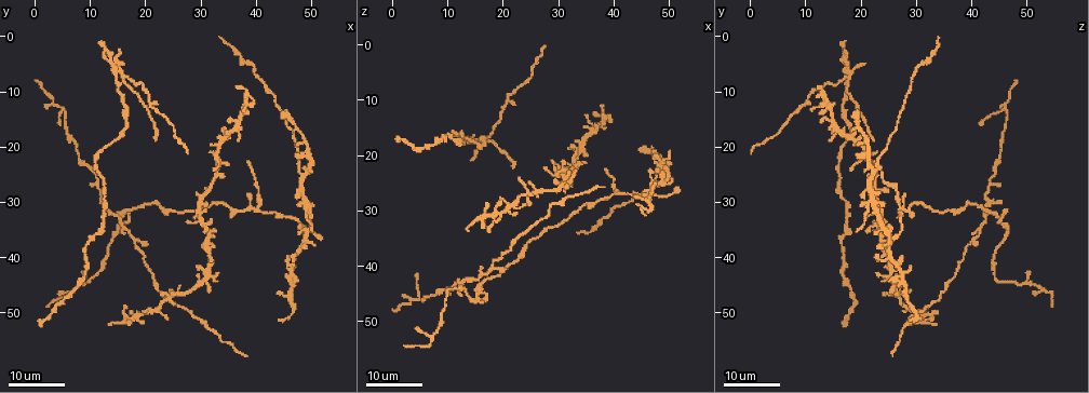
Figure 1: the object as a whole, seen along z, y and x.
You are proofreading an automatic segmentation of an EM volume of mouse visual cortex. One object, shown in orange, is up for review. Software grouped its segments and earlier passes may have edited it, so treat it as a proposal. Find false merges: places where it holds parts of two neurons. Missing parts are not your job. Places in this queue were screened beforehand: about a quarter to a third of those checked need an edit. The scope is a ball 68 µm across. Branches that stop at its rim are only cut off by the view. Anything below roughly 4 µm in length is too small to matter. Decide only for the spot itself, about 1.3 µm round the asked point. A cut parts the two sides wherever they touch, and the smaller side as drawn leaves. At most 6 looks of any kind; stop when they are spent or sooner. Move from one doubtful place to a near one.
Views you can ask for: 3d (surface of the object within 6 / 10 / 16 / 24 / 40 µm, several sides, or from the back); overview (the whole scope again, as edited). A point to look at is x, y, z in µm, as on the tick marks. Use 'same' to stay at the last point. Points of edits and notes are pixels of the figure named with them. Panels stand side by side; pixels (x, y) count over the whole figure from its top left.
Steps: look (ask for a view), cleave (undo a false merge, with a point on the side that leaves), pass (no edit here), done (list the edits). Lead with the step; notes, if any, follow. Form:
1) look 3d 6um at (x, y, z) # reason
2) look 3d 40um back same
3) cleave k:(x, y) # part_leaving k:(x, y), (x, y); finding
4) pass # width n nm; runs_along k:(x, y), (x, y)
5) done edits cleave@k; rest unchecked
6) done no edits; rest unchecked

look 3d 24um at (5.5, 13.0, 46.0) # three-way junction

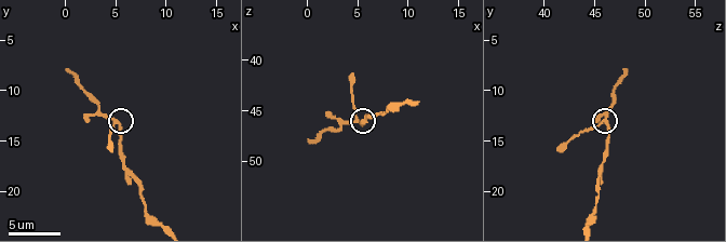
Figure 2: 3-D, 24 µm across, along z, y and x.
look 3d 10um at (5.0, 13.0, 46.0) # closer look

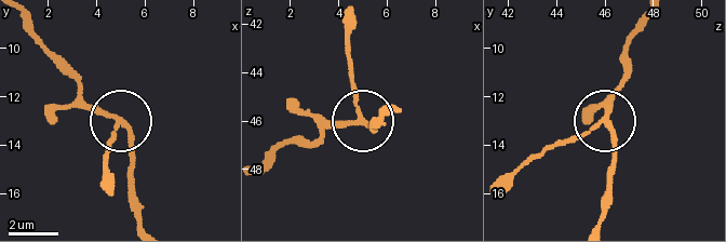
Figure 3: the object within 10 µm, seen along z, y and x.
pass # width 160 nm; runs_along 3:(139, 222), (130, 184), (128, 128), (119, 126), (111, 151); continuous, no second neuron

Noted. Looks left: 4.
look 3d 6um at (7.2, 19.0, 45.2) # two arms in line, one across

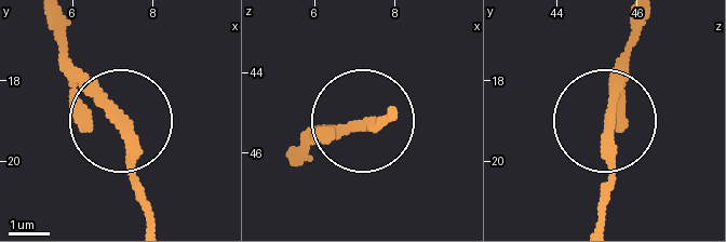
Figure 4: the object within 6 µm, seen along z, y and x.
pass # width 200 nm; continuous, no second neuron

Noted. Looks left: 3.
look 3d 16um at (21.0, 12.0, 10.0) # three-way junction

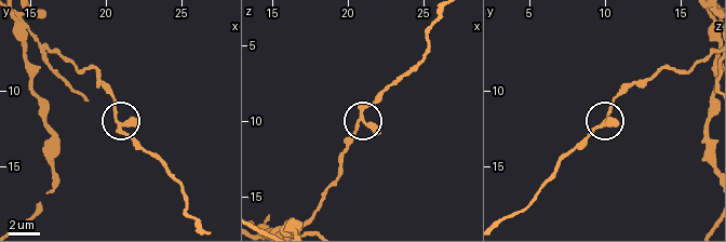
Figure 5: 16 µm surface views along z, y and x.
look 3d 10um at (21.0, 12.2, 9.6)

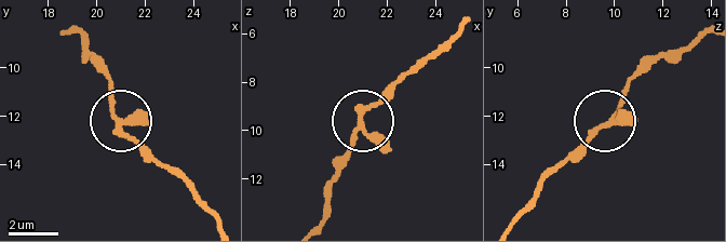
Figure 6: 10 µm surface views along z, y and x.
pass # runs_along 6:(703, 31), (660, 54), (563, 164); continuous, no second neuron

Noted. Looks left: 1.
done no edits; rest unchecked

